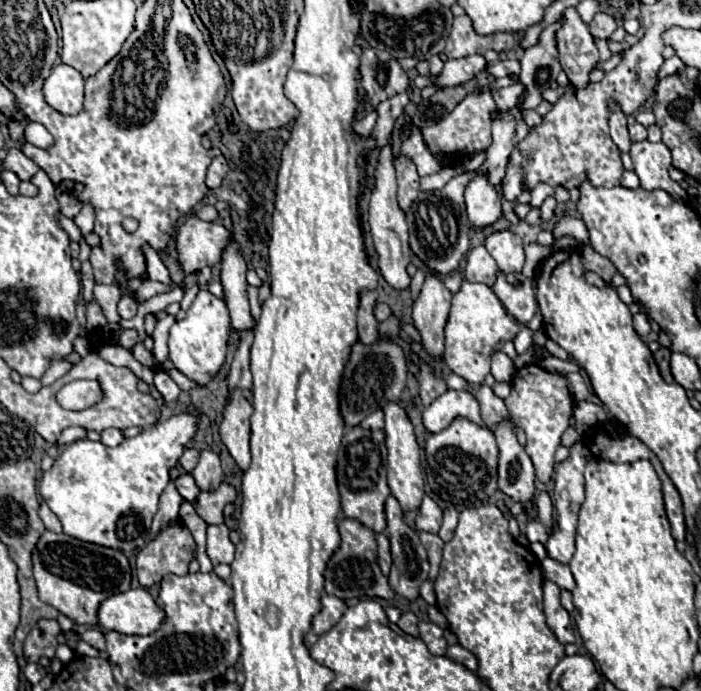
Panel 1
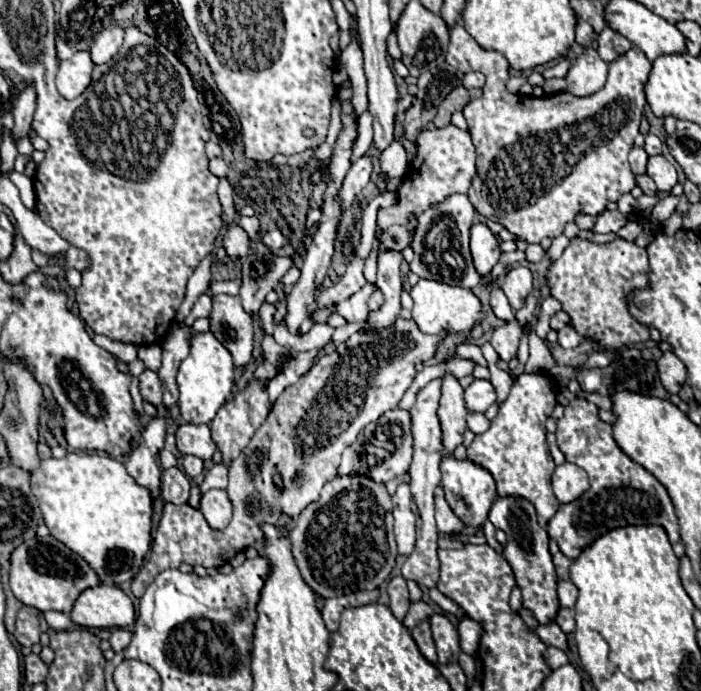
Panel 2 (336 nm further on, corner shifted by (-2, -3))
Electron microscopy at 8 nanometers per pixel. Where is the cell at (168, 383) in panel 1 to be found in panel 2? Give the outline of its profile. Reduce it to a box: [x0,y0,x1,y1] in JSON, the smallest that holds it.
[140,369,162,407]

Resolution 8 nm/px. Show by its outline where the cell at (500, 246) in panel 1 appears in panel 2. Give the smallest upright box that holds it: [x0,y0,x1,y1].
[502,265,532,309]

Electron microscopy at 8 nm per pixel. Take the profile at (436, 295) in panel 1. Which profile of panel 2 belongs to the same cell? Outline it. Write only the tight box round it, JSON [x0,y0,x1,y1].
[438,373,466,455]

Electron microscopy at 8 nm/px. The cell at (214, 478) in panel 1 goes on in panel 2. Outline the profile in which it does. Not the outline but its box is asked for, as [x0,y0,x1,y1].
[200,489,232,529]

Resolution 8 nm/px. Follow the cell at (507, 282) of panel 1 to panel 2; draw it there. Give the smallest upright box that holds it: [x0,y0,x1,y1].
[490,319,522,361]

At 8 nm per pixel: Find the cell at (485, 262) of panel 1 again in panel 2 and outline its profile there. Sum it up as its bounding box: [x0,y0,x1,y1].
[490,287,514,321]

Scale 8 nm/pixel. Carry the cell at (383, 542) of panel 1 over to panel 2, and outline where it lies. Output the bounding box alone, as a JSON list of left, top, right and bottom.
[388,575,410,621]

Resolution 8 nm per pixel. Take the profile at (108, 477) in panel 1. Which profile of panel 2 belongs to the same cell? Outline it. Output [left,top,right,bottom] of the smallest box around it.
[32,453,152,585]

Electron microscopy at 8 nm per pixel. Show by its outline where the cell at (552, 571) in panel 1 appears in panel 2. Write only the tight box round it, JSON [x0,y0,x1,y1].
[552,551,572,579]

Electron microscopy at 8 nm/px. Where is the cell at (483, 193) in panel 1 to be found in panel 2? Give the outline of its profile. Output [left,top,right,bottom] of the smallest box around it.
[470,223,500,275]

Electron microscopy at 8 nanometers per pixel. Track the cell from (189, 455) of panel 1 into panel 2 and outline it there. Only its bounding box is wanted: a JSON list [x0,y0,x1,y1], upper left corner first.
[182,455,204,479]

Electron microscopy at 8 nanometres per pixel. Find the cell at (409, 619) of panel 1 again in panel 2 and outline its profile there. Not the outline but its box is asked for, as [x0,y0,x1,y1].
[402,601,432,629]

